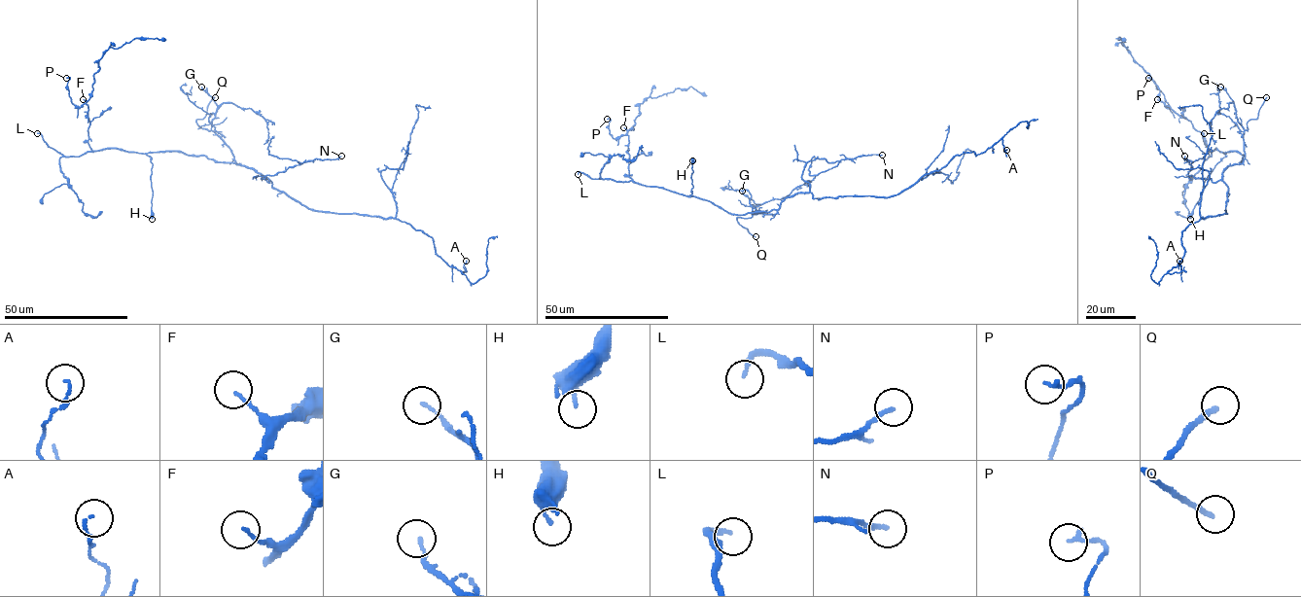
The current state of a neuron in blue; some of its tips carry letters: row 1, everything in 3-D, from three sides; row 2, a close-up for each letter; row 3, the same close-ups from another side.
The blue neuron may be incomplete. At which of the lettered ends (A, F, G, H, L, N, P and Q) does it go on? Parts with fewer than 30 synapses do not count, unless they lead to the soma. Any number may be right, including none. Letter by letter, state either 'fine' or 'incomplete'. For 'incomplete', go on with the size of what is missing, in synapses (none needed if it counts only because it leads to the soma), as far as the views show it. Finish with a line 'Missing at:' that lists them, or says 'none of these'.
A: fine
F: fine
G: fine
H: fine
L: incomplete; about 50 synapses
N: fine
P: fine
Q: incomplete
Missing at: L, Q

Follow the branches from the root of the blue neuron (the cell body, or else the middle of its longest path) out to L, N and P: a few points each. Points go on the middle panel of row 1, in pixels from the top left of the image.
L: (780, 206), (768, 212), (730, 214), (709, 201), (661, 188), (631, 181), (591, 179), (580, 172), (578, 174)
N: (780, 206), (786, 198), (809, 191), (809, 184), (802, 178), (808, 161), (818, 158), (834, 162), (882, 155)
P: (780, 206), (730, 214), (705, 199), (635, 183), (628, 176), (628, 136), (614, 138), (607, 119)

